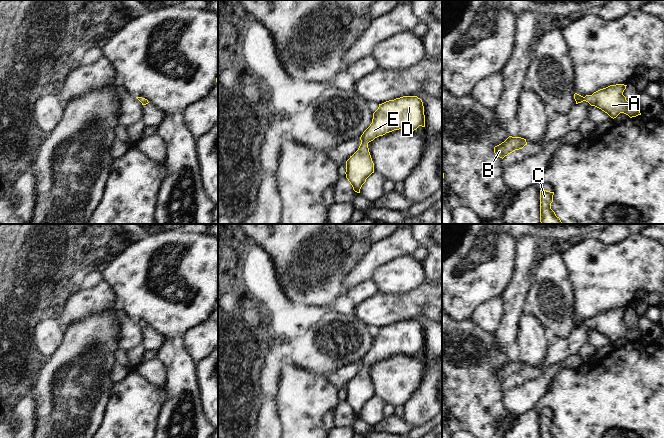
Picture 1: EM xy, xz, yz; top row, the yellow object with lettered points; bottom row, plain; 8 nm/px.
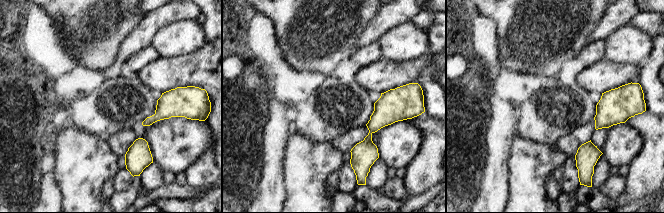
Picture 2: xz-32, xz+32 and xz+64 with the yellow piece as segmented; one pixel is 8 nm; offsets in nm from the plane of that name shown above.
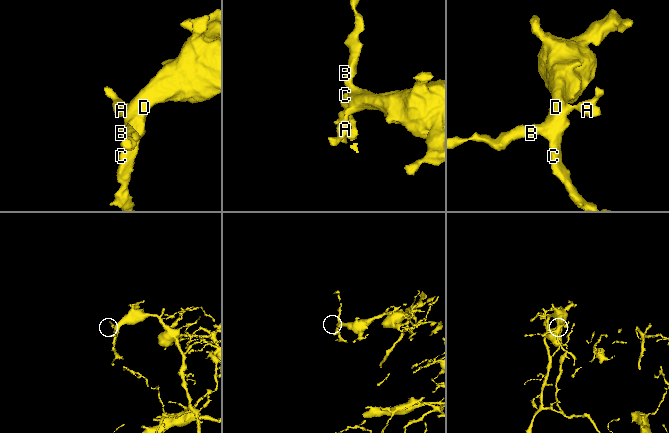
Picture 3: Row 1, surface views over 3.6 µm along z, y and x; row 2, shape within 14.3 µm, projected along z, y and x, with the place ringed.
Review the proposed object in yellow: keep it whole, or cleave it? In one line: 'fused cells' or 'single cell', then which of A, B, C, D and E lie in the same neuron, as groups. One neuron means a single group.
single cell; groups A B C D E

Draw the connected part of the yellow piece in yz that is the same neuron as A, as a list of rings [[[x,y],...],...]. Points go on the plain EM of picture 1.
[[[624,308],[610,309],[585,321],[575,317],[574,323],[576,328],[583,325],[588,326],[591,330],[601,333],[613,343],[620,337],[624,337],[630,342],[641,339],[640,330],[631,330],[623,319],[626,310]]]

